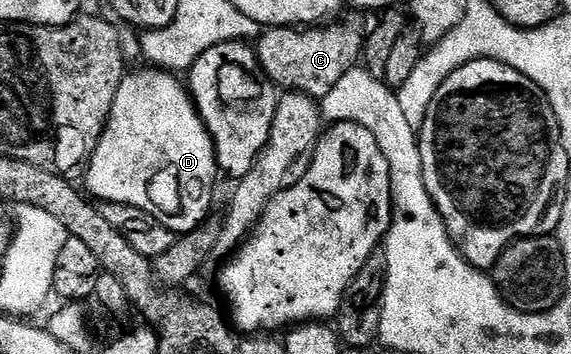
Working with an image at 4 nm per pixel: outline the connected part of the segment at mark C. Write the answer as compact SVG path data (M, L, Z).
M348 20L345 24L340 23L308 26L303 30L267 29L254 44L259 71L280 90L302 92L305 96L313 98L321 98L329 94L344 74L357 67L366 39L365 29L360 29L358 21Z

